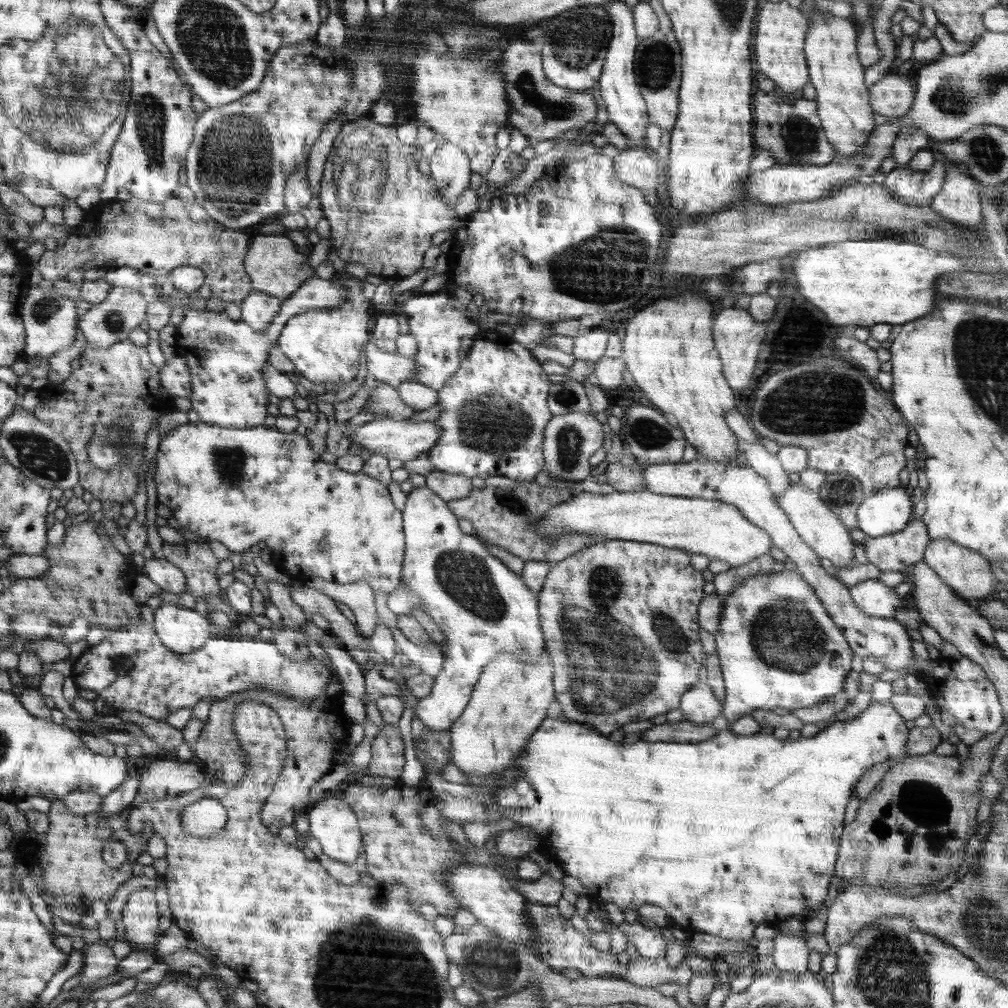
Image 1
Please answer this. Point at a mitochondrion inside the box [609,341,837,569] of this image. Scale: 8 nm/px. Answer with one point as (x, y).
(651, 433)

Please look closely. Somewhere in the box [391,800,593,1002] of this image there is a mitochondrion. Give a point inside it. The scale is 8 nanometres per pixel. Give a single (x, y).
(489, 965)

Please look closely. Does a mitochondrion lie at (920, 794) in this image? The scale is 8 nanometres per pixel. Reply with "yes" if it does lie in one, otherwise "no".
yes

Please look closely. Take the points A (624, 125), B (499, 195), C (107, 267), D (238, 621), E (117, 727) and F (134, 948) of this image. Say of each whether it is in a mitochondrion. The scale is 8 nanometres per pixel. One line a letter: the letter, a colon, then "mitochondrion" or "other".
A: other
B: other
C: other
D: other
E: mitochondrion
F: other

